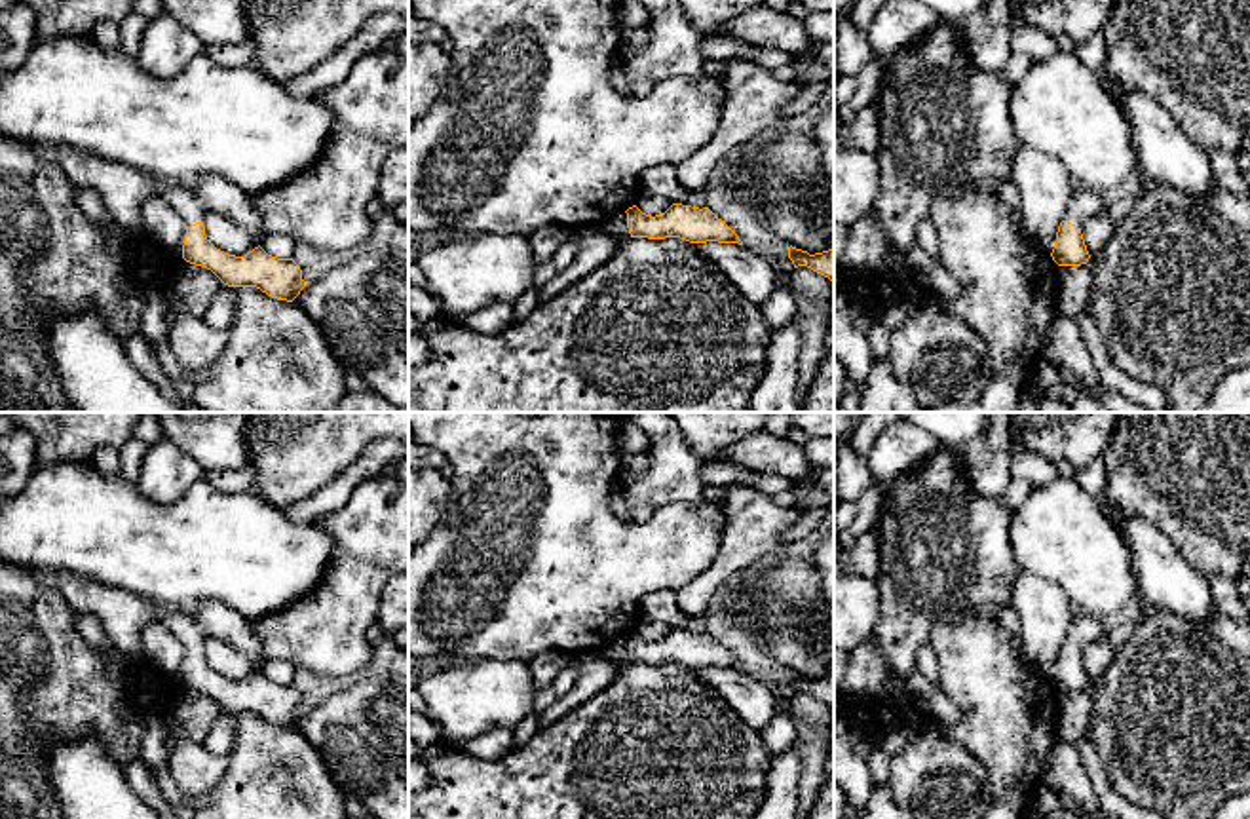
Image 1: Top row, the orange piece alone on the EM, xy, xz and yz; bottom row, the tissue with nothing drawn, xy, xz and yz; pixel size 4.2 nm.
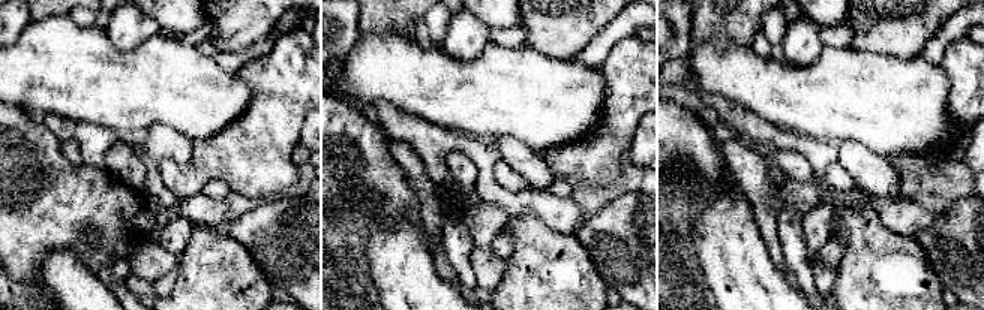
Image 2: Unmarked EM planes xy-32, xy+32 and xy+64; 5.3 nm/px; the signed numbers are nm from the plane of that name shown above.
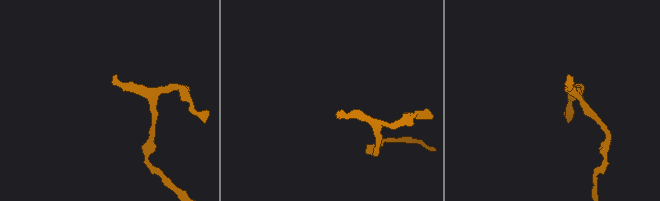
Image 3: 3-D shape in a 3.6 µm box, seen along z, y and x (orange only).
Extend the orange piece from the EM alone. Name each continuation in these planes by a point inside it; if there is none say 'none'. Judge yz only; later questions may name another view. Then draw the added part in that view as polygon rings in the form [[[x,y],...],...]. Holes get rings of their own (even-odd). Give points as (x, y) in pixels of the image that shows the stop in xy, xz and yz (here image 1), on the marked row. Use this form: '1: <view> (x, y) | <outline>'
1: yz (1085, 202) | [[[1075,188],[1071,201],[1062,215],[1062,220],[1068,220],[1081,228],[1089,217],[1102,213],[1102,209],[1104,200],[1100,194],[1090,188]]]

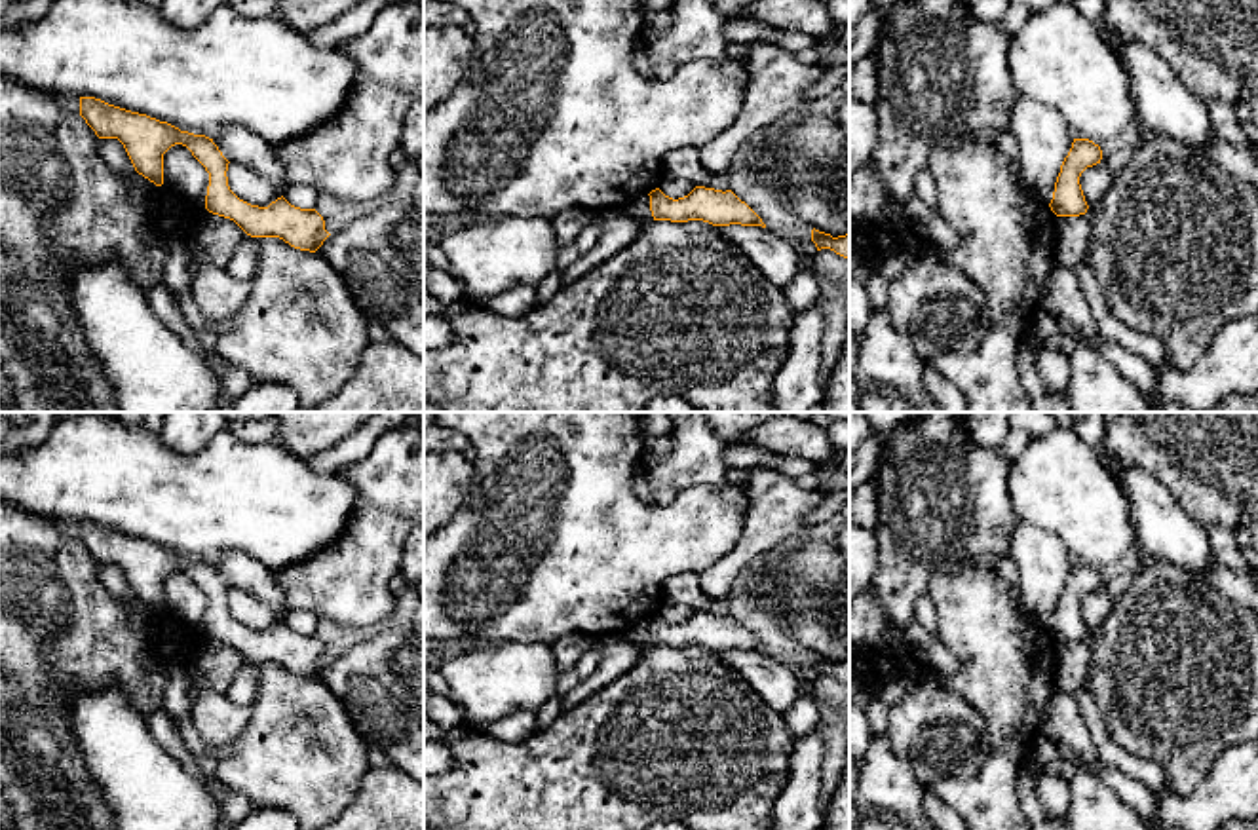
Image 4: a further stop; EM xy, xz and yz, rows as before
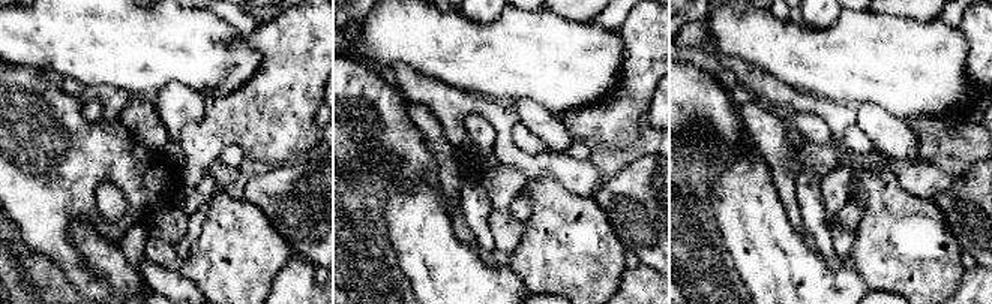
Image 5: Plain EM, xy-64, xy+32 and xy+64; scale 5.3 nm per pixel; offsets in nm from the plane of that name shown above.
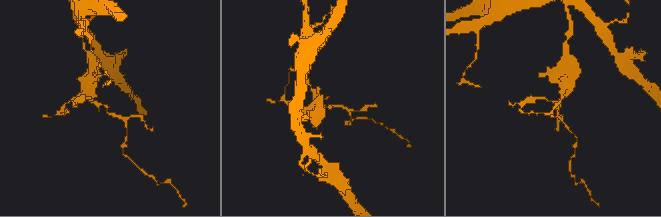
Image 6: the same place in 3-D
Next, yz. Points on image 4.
none

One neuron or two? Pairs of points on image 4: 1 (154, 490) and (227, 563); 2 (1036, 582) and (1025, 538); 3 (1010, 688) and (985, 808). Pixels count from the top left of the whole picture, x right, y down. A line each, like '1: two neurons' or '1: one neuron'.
1: two neurons
2: one neuron
3: one neuron

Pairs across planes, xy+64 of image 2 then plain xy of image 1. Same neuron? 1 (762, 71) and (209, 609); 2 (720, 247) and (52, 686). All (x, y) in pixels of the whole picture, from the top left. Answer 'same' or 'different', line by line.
1: different
2: different

